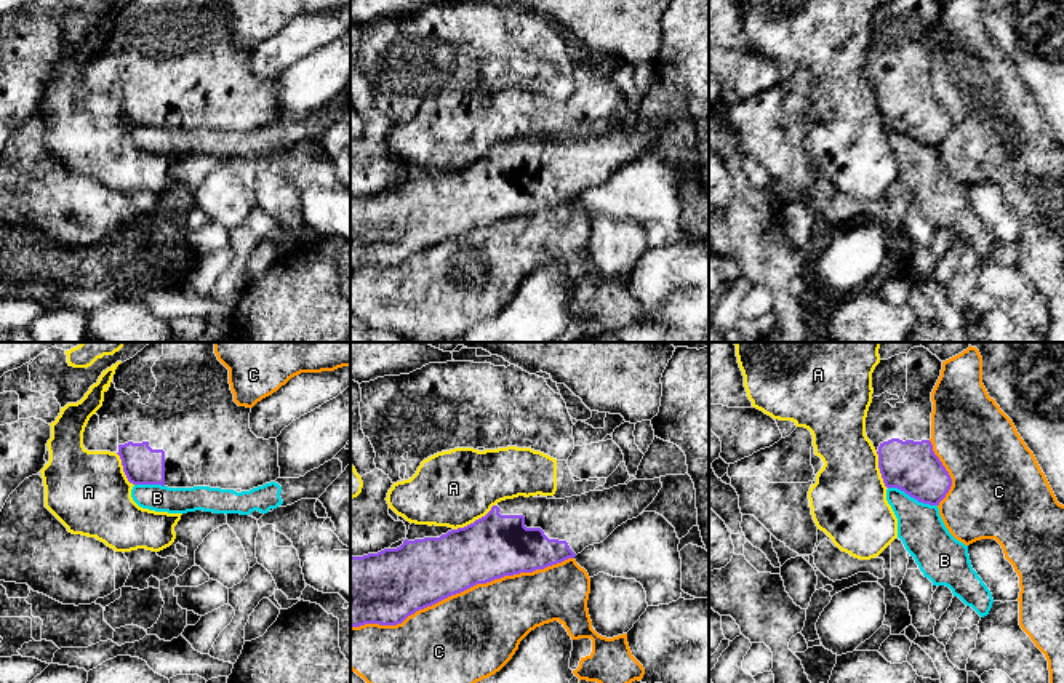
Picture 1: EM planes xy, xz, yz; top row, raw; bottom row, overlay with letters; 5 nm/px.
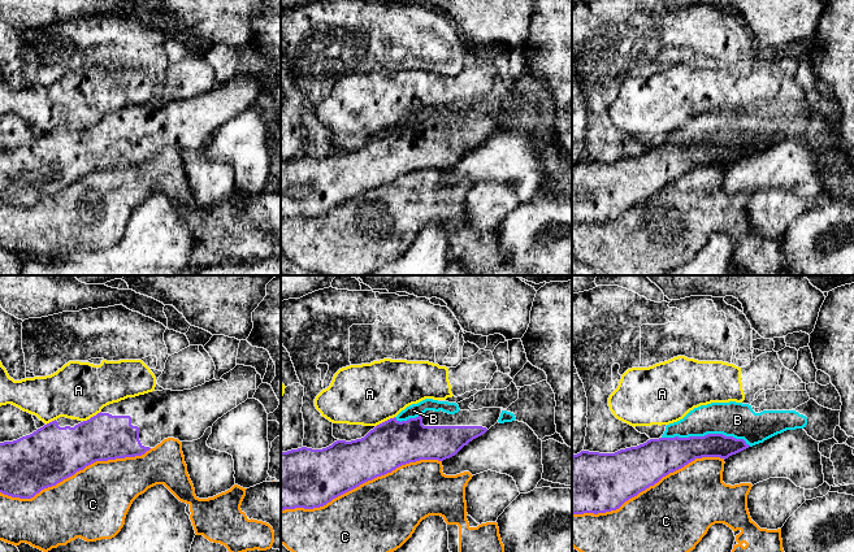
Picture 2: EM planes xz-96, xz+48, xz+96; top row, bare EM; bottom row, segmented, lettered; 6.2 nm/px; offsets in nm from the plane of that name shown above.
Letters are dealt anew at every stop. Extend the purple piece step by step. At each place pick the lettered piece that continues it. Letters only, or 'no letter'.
no letter

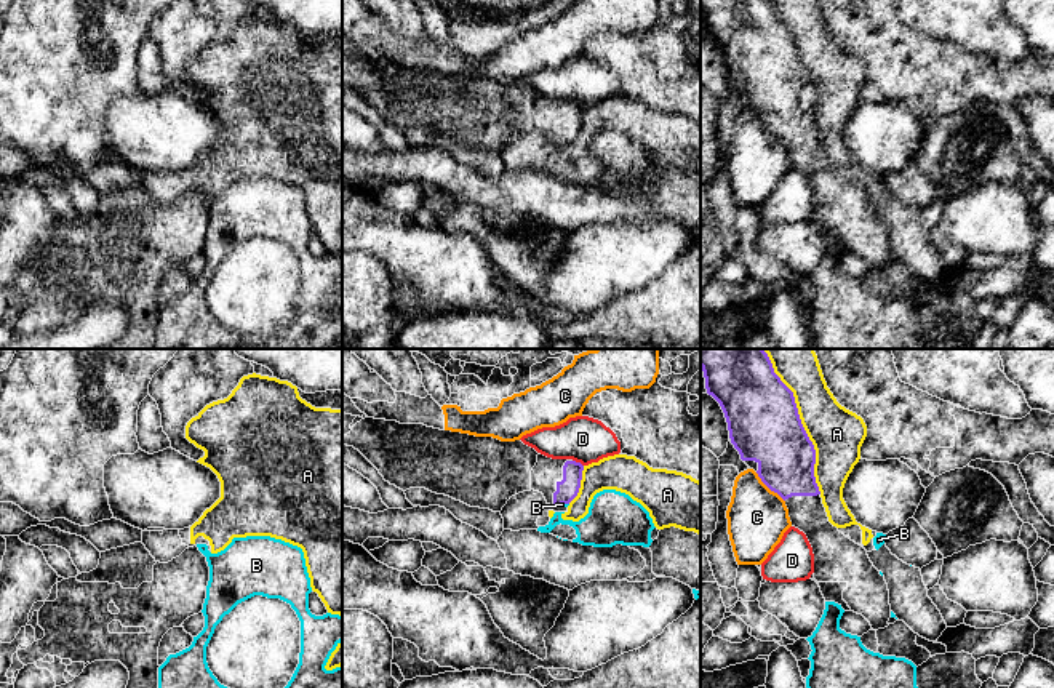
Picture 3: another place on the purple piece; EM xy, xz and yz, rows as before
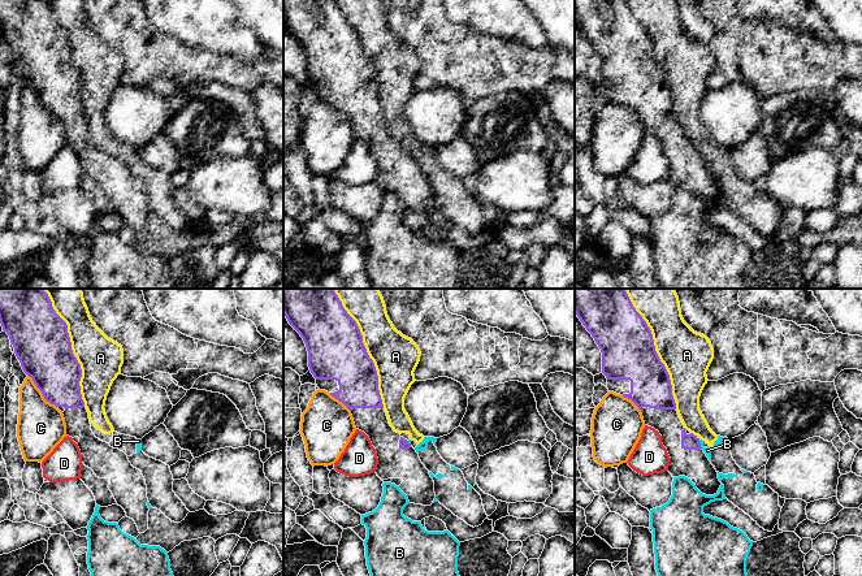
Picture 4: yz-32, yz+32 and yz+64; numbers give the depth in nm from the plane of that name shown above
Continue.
no letter

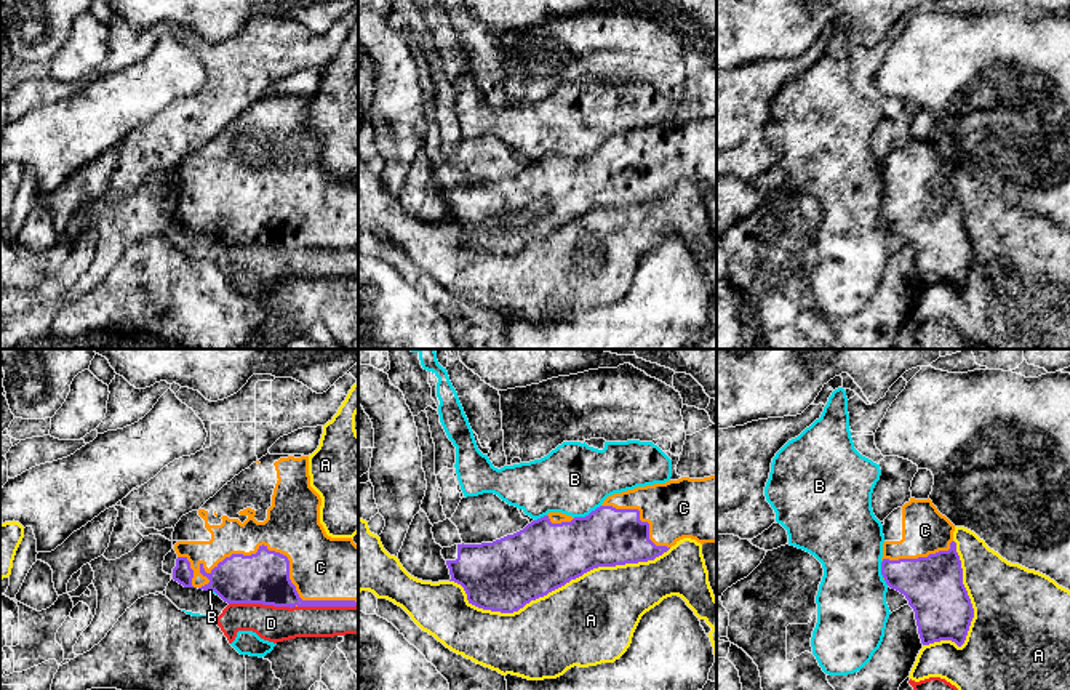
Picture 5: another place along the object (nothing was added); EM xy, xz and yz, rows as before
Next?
C

